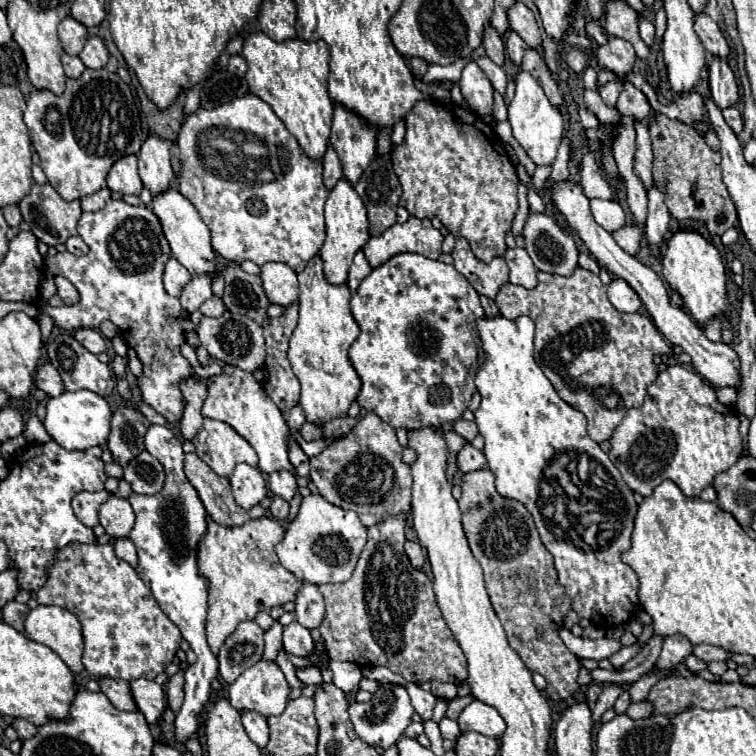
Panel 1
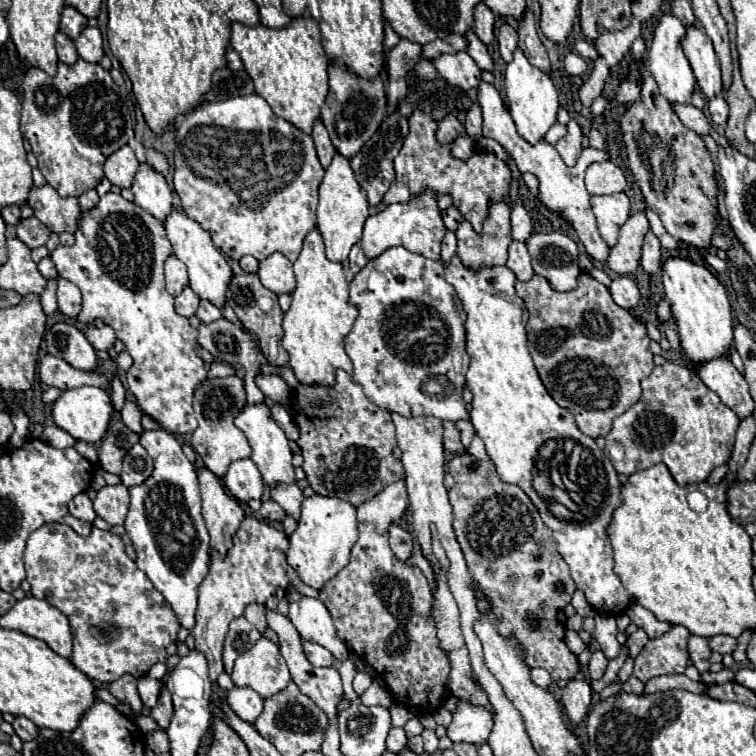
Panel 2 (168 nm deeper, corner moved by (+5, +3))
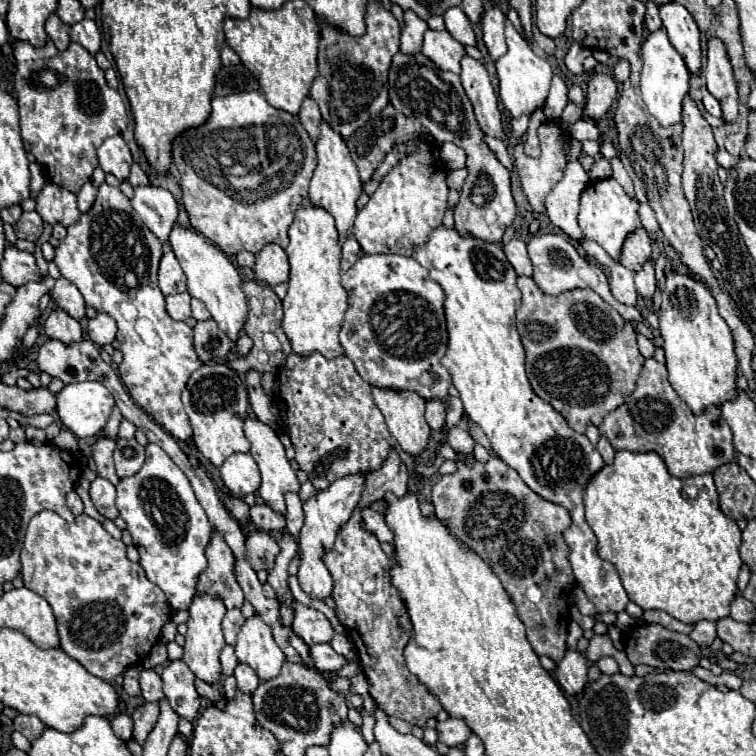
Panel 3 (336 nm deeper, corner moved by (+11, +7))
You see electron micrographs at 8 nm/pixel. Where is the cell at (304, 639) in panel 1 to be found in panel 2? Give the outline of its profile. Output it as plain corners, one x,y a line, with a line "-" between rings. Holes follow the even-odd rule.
304,641
304,649
306,649
306,657
308,661
314,665
314,667
332,667
336,663
336,657
324,649
322,645
318,643
310,643
310,641

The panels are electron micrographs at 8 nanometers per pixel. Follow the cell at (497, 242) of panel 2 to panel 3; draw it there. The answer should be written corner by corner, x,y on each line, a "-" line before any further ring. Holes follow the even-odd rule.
396,53
388,75
388,93
394,109
406,117
416,115
424,131
432,133
438,143
452,141
466,151
468,177
460,193
460,203
454,209
456,229
470,237
480,237
482,241
500,243
506,227
512,225
516,217
516,203
510,193
510,173
482,141
484,133
474,119
472,103
464,93
460,77
456,73
436,69
436,65
422,53
414,57

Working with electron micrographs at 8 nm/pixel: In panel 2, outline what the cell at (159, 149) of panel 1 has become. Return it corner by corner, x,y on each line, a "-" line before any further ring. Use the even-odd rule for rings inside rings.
146,163
140,165
132,183
134,203
156,217
160,223
174,211
174,193
168,187
164,175
152,171

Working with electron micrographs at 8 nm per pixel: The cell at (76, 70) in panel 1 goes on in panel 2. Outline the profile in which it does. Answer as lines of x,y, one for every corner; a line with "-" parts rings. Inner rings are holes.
62,31
56,33
56,51
58,51
58,59
62,63
72,65
78,59
78,53
74,49
74,41
70,37
66,37

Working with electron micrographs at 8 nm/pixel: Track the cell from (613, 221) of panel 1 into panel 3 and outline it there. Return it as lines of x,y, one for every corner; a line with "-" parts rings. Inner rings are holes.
602,179
602,181
590,181
588,187
582,191
580,197
580,213
578,213
578,223
586,239
596,241
602,245
602,249
616,259
620,255
622,243
630,231
640,227
640,217
638,217
638,203
636,199
630,199
624,189
616,183
616,179

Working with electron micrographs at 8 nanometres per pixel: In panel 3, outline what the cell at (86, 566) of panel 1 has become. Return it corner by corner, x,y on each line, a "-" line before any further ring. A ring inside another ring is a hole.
52,511
36,513
36,517
28,523
20,561
24,587
44,597
56,615
60,649
76,659
86,671
104,681
112,681
122,675
128,665
142,663
150,649
158,643
162,625
170,621
170,605
162,589
146,579
144,569
138,563
128,561
126,545
106,533
104,527
86,513
78,515
74,523
66,523

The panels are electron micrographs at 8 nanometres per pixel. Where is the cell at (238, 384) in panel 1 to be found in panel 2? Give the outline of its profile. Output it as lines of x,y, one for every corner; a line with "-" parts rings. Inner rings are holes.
246,405
246,409
236,417
234,423
238,429
244,431
246,439
250,441
250,447
252,447
250,459
258,465
268,487
274,487
278,483
296,483
288,439
284,431
276,425
276,421
270,417
270,409
266,405

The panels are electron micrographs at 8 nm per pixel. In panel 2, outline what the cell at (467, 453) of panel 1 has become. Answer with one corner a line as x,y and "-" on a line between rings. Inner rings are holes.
444,421
444,435
442,435
442,443
446,447
446,451
450,451
452,455
464,453
466,449
462,449
462,443
458,441
458,429
454,427
454,421

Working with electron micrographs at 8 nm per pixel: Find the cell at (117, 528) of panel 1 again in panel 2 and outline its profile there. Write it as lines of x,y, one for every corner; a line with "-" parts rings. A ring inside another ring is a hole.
122,483
102,487
94,499
94,511
110,525
124,523
128,505
130,505
130,495

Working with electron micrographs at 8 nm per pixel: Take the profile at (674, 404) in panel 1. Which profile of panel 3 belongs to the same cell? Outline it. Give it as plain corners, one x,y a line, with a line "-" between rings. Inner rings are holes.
648,359
644,363
636,391
626,399
624,405
608,413
598,429
610,441
614,451
628,449
632,453
658,453
664,459
670,475
678,479
712,473
720,465
730,463
734,457
732,431
728,429
728,423
724,421
720,409
716,405
710,405
700,415
694,415
672,389
666,365
658,363
656,359
-
654,401
666,405
654,405

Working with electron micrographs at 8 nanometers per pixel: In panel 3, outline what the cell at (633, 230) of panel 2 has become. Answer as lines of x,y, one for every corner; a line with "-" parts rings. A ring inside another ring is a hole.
644,227
634,229
632,233
628,233
628,237
622,245
622,253
616,261
630,271
638,271
642,267
642,263
650,257
650,245
652,245
652,241
650,241
646,229

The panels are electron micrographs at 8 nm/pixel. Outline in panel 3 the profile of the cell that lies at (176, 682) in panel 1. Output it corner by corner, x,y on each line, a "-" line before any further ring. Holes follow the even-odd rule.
144,703
142,707
138,707
132,713
132,719
134,719
134,739
140,745
144,743
144,739
148,737
152,727
156,725
158,715
160,715
160,703

